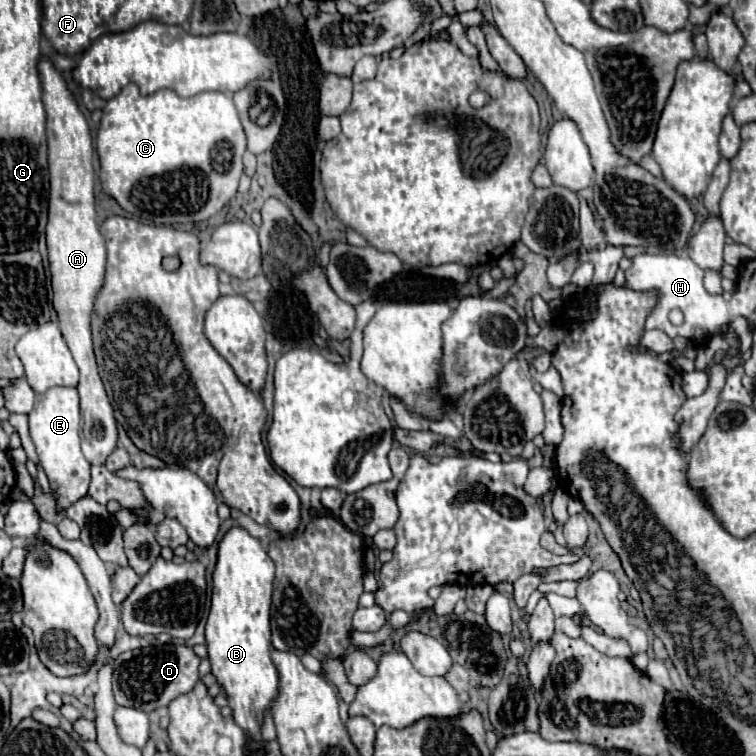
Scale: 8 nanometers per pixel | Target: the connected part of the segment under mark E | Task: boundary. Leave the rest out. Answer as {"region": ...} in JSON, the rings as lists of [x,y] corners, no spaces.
{"region":[[[52,387],[46,393],[36,395],[34,409],[30,411],[30,437],[38,453],[38,461],[48,475],[50,487],[58,493],[58,509],[66,509],[74,501],[86,495],[90,483],[90,463],[86,461],[80,449],[80,405],[78,405],[78,391],[72,387]]]}

